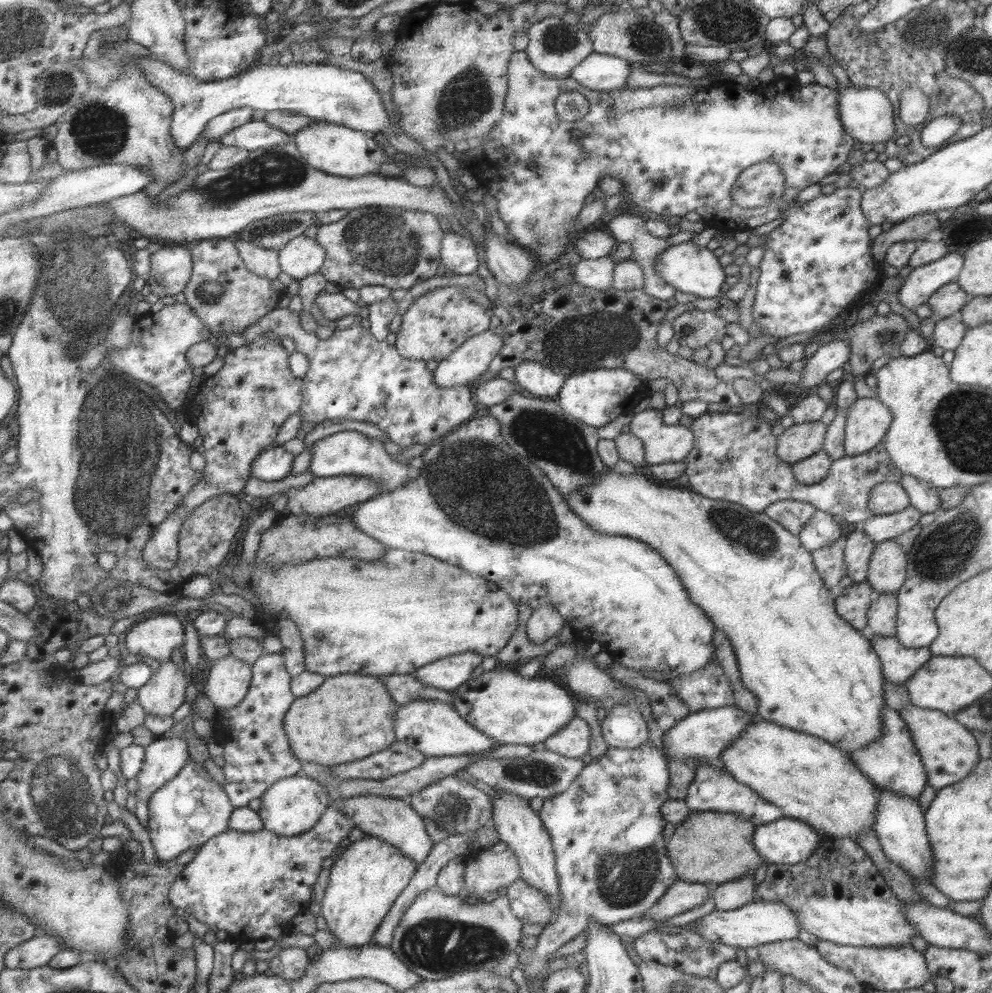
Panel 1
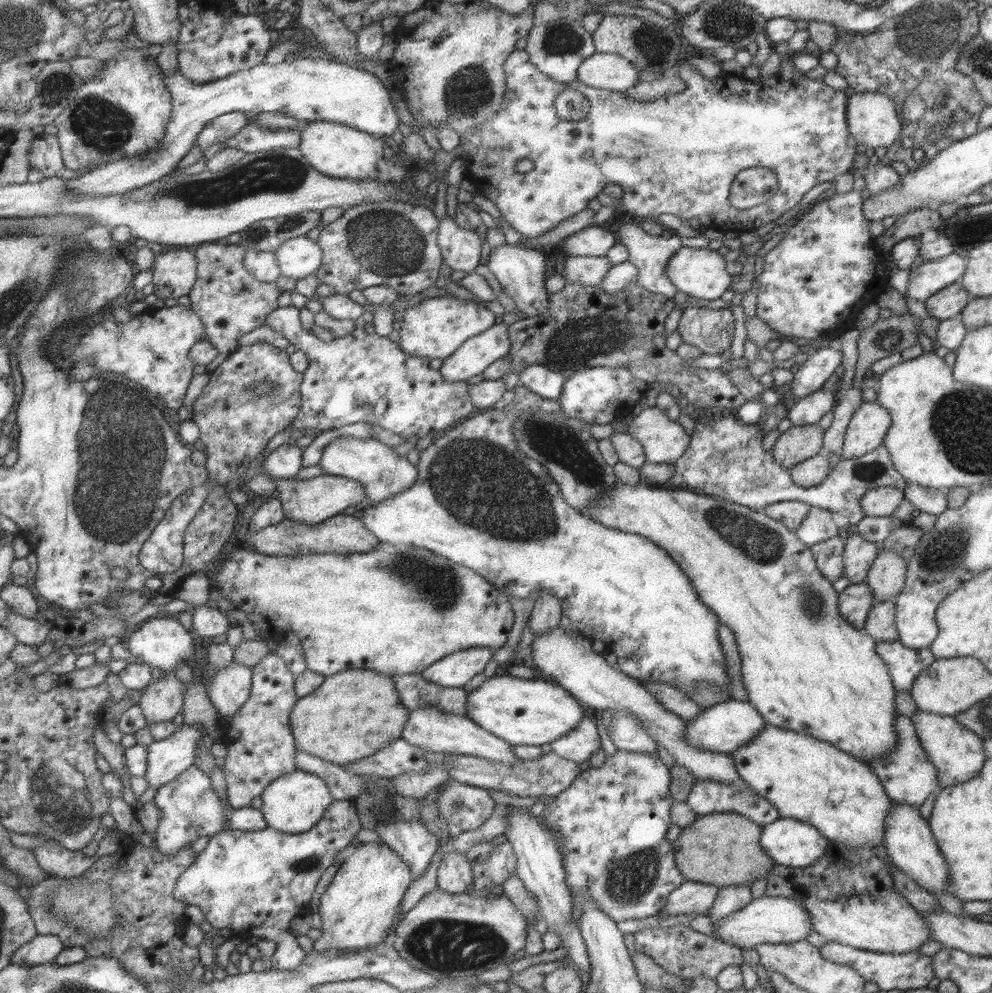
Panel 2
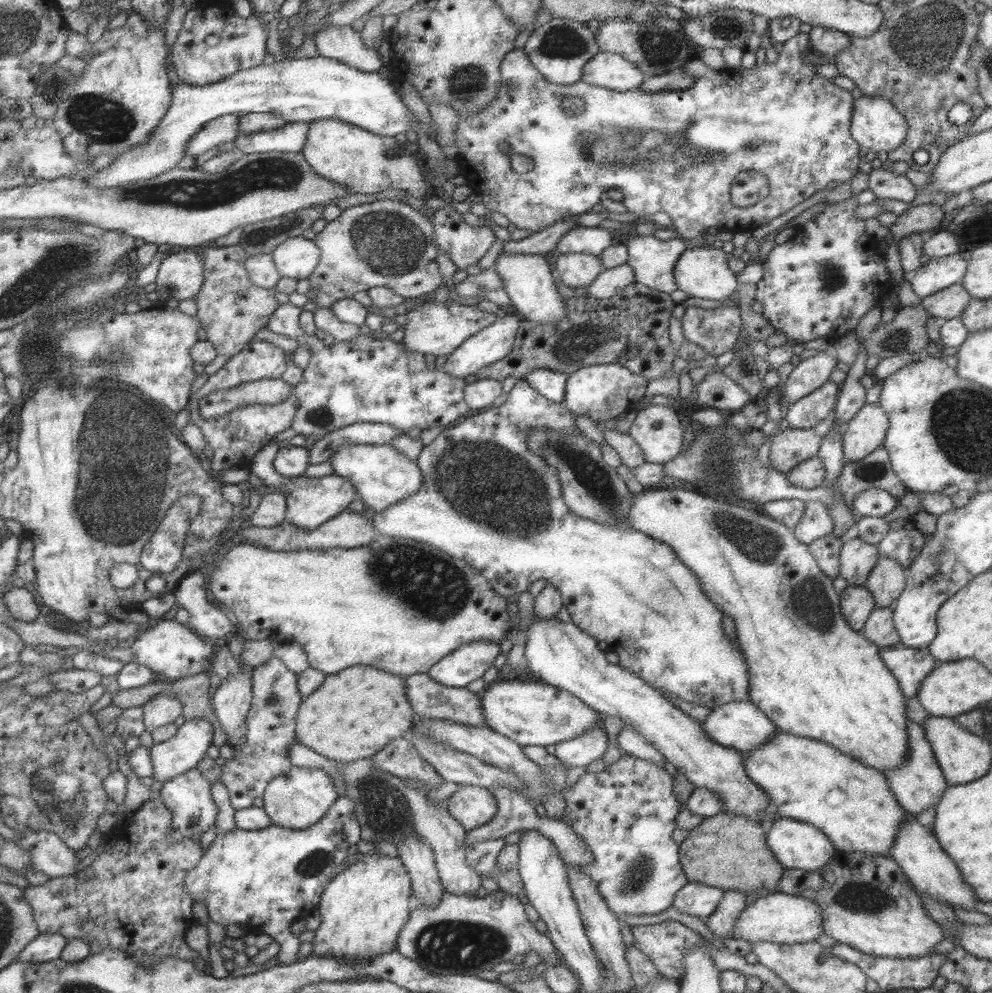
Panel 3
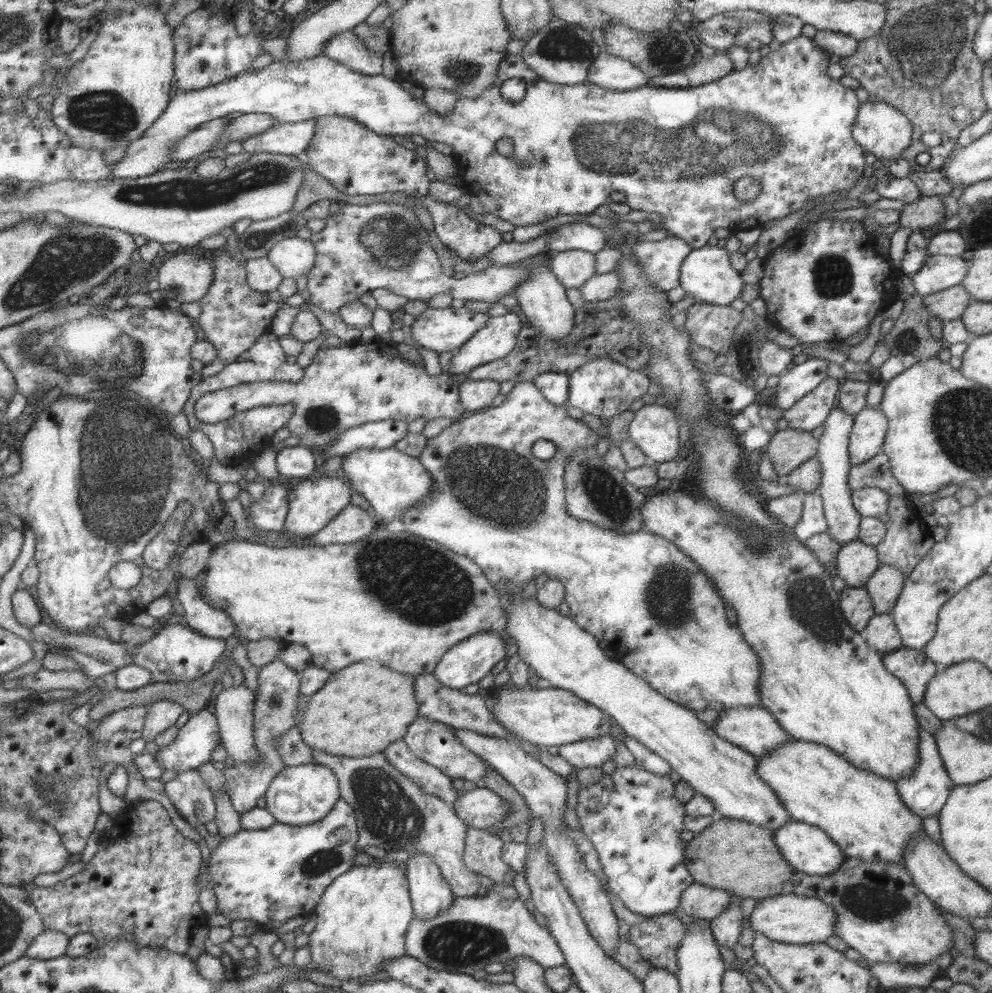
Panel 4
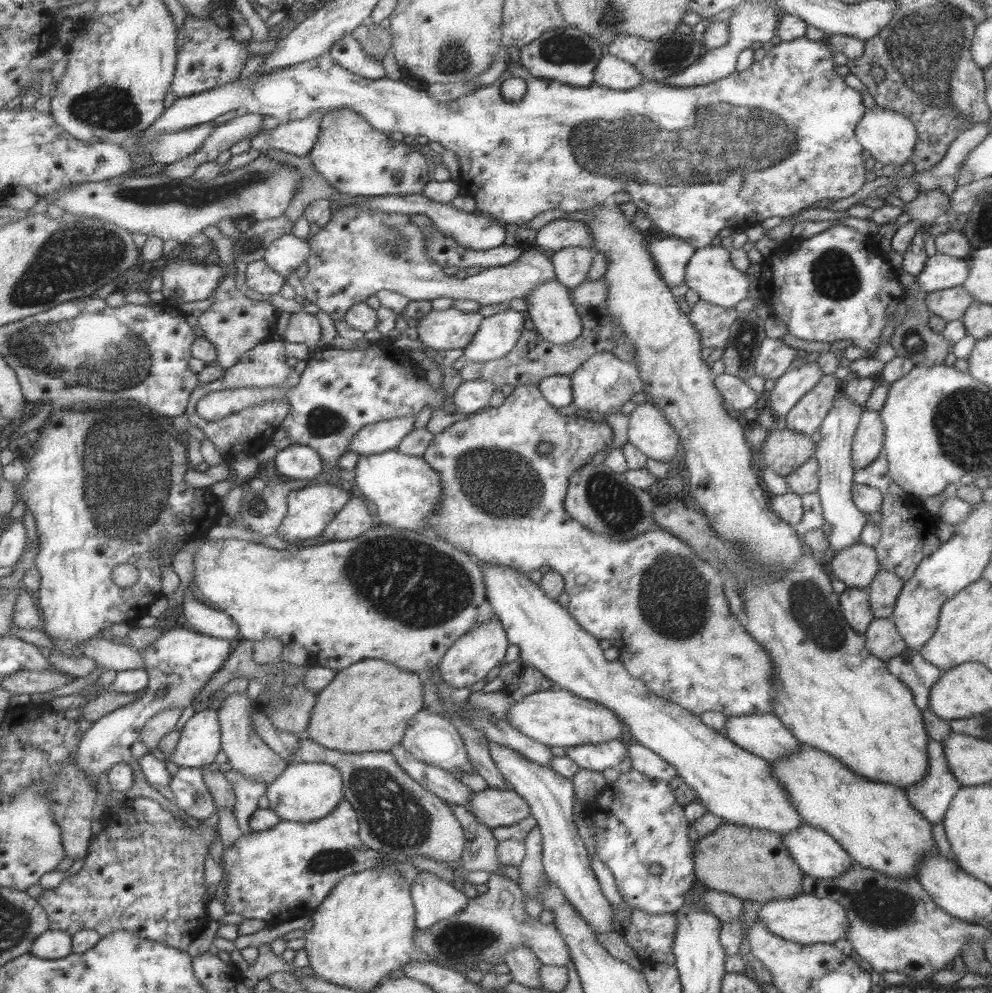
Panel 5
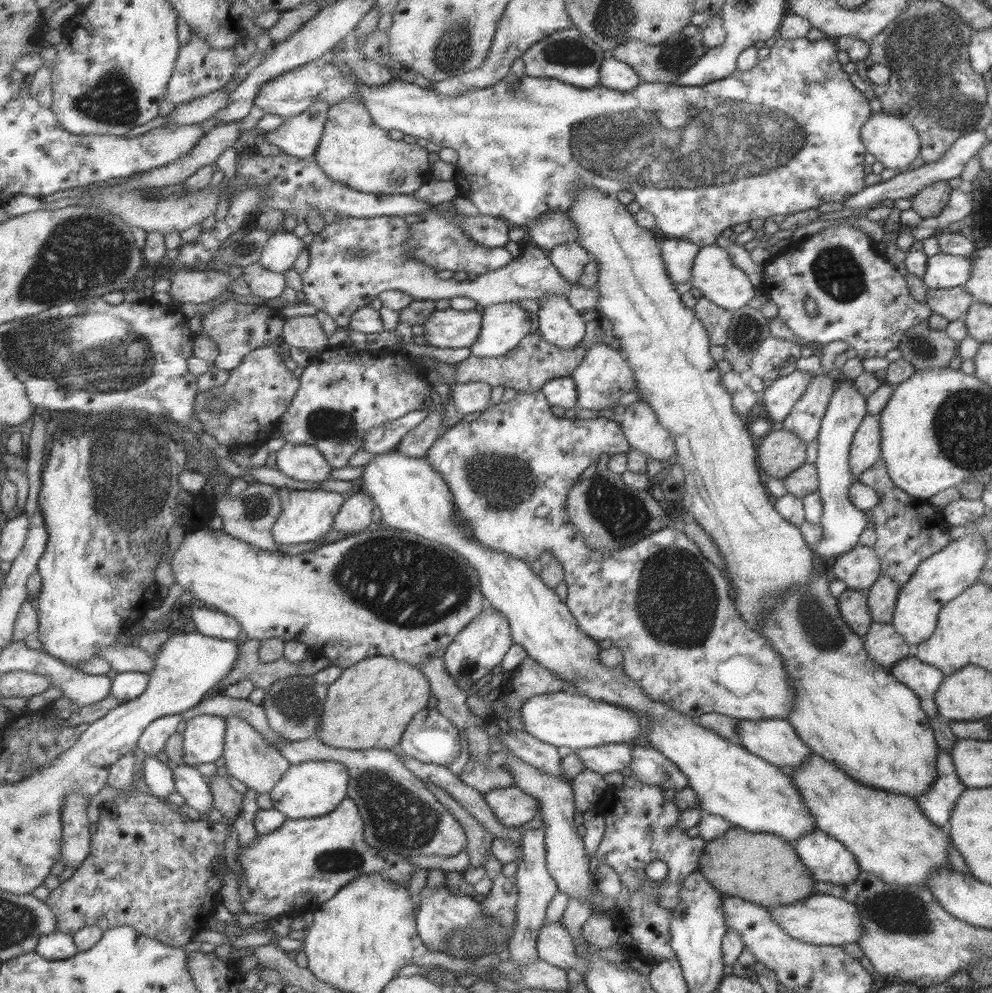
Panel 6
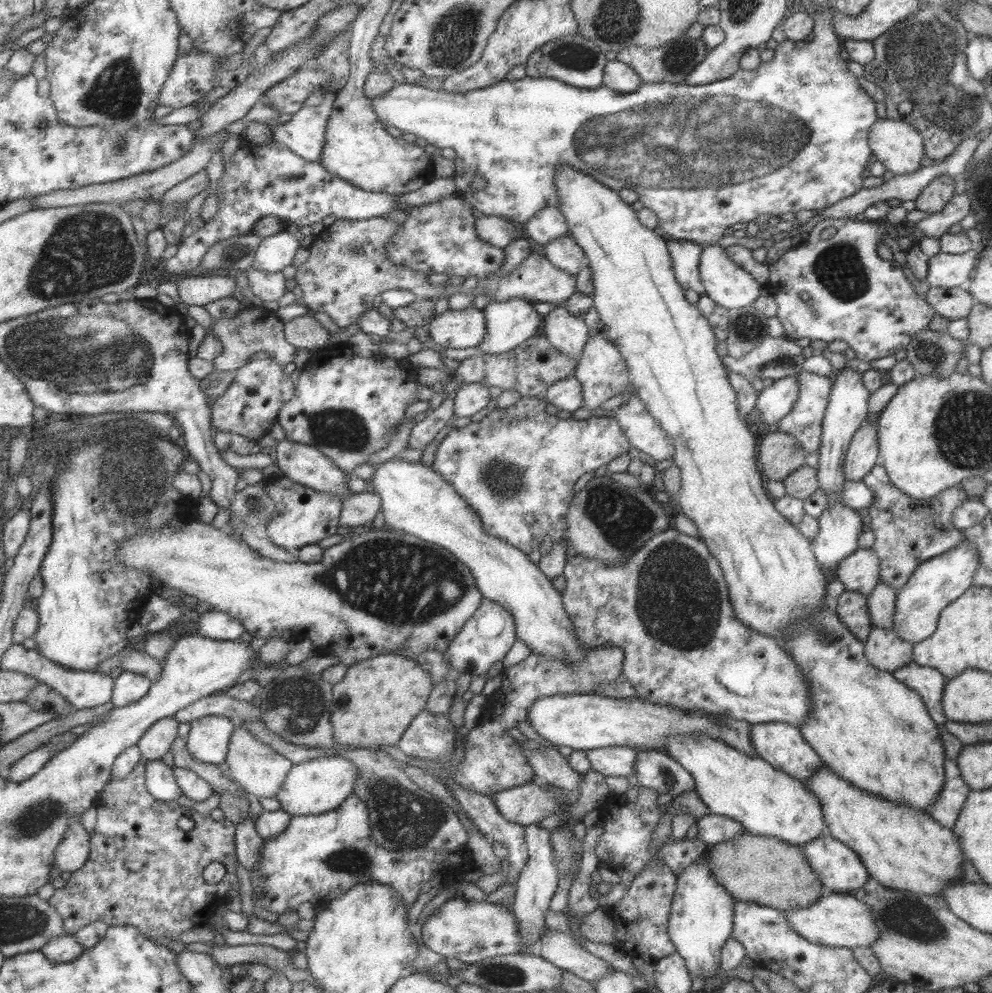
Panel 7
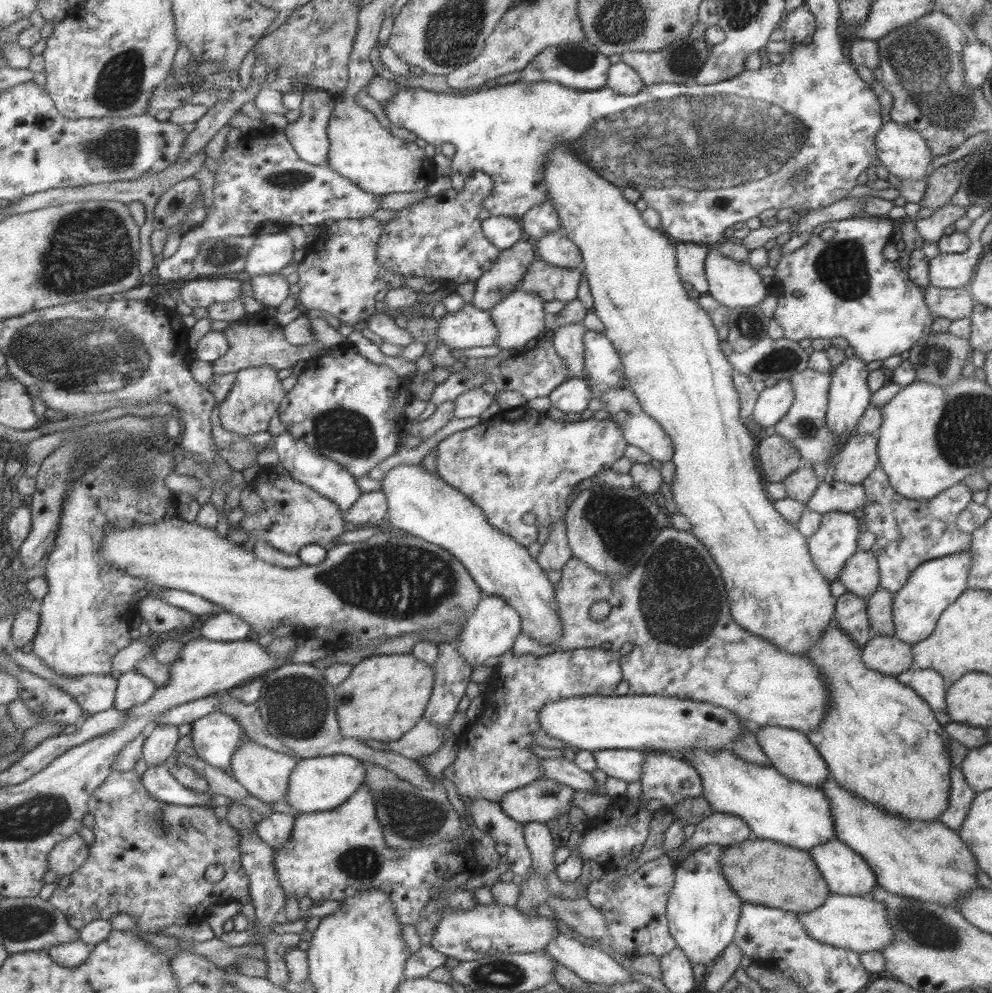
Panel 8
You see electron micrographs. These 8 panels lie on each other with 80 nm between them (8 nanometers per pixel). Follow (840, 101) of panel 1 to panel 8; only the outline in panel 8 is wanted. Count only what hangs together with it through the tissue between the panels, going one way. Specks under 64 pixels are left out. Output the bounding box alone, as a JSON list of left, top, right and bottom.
[874,121,931,180]

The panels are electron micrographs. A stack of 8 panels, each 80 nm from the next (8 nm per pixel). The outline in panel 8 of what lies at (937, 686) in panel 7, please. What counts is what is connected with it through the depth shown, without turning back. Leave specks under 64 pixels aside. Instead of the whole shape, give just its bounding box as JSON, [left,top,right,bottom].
[894,667,950,725]

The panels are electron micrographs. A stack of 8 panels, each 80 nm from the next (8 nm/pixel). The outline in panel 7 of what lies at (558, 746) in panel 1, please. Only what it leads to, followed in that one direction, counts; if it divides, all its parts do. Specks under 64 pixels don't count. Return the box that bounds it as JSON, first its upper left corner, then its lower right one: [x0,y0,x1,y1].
[584,746,636,776]

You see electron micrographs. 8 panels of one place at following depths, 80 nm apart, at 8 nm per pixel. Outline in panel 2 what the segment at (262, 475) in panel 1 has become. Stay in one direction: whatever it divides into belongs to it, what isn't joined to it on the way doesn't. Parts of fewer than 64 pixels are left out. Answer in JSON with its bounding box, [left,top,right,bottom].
[261,445,302,478]

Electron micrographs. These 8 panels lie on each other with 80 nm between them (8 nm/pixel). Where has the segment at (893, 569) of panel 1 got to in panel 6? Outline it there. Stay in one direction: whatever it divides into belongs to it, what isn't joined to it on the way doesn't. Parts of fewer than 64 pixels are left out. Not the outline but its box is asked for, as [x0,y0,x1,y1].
[866,575,900,623]

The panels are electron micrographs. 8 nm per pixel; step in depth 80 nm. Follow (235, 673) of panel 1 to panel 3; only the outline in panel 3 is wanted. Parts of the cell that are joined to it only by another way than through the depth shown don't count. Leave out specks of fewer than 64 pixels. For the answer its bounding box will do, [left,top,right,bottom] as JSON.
[212,670,254,749]

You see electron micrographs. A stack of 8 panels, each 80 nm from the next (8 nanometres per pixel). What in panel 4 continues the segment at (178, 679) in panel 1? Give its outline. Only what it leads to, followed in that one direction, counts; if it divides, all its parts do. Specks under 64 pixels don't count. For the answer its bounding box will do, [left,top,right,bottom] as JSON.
[144,700,185,741]

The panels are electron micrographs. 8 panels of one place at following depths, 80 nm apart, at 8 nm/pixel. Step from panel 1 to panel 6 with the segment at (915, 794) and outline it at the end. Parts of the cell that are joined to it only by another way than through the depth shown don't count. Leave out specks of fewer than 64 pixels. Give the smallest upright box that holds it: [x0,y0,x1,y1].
[915,746,966,827]

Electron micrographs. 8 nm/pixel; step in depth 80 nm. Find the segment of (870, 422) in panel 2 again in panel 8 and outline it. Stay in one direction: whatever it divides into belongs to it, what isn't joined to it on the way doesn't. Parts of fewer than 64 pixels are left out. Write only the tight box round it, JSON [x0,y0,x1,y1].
[832,432,879,485]

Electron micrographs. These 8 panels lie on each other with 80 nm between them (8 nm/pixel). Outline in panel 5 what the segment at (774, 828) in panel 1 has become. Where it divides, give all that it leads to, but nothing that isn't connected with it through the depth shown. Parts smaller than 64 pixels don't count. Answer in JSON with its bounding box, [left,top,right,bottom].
[781,823,852,878]

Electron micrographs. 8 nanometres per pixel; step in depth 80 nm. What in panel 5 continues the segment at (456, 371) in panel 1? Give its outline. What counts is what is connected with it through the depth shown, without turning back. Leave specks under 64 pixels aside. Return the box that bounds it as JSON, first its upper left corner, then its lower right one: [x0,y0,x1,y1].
[450,307,523,371]

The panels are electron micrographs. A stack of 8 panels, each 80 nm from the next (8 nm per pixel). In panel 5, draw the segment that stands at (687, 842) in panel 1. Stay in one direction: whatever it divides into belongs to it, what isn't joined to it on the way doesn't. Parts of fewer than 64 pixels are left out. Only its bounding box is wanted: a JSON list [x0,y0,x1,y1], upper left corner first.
[692,821,805,905]

